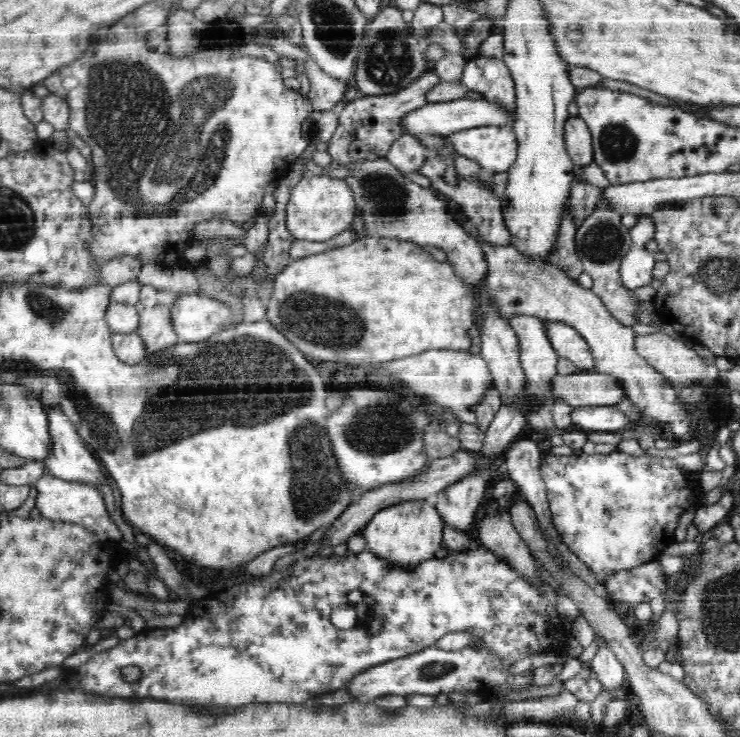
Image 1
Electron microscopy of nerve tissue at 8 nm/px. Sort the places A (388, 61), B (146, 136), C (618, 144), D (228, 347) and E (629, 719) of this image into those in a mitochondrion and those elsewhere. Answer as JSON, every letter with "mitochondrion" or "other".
{"A":"mitochondrion","B":"mitochondrion","C":"mitochondrion","D":"mitochondrion","E":"other"}

